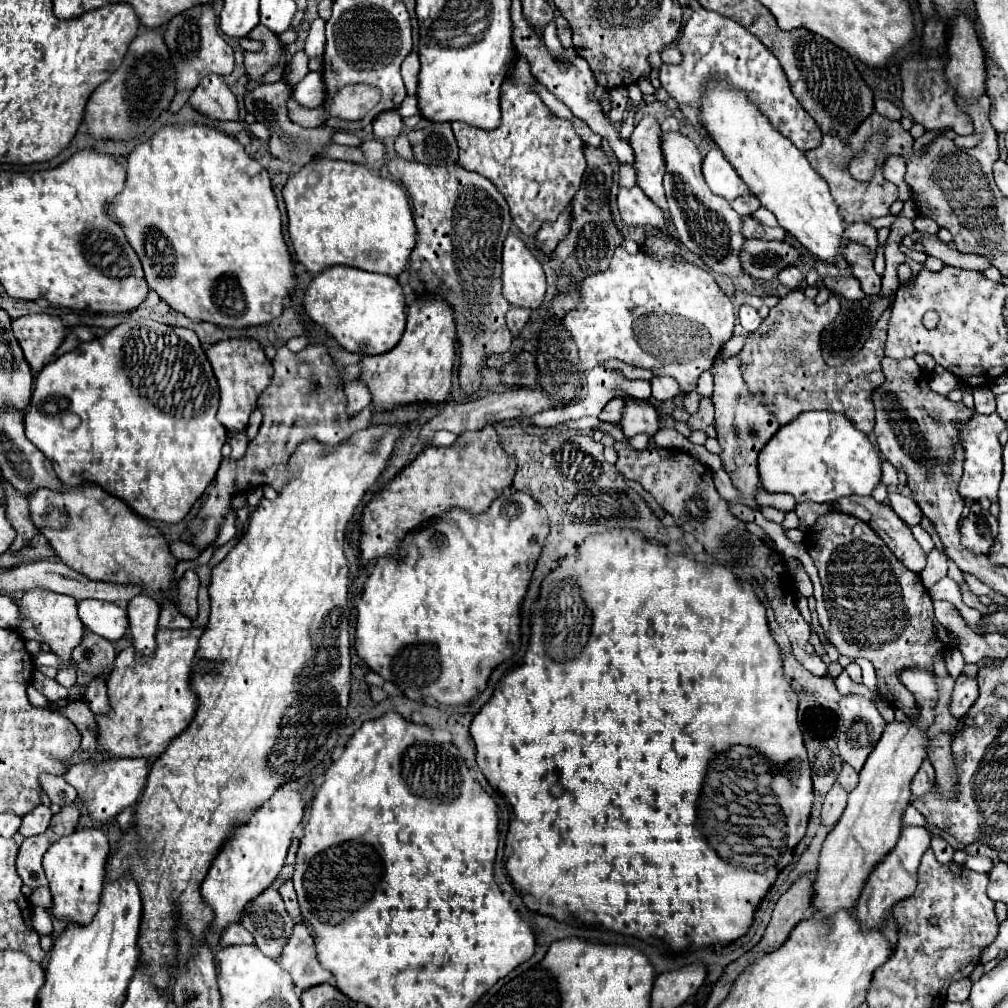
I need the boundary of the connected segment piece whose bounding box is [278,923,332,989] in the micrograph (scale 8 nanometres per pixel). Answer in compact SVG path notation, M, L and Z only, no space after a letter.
M304 923L294 925L278 963L292 975L292 983L298 989L308 989L332 979L330 971L326 971L316 959L314 939Z

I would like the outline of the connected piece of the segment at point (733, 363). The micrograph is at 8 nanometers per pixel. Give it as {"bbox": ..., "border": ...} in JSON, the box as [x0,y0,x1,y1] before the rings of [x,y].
{"bbox":[712,355,780,509],"border":[[[738,355],[734,357],[726,357],[714,359],[714,395],[712,395],[712,403],[716,409],[716,419],[714,419],[714,427],[716,427],[716,439],[722,447],[720,451],[720,459],[722,459],[722,467],[728,473],[732,485],[738,489],[740,499],[746,507],[754,507],[760,509],[760,505],[756,503],[756,491],[758,491],[758,453],[762,451],[762,447],[766,445],[766,441],[778,431],[780,423],[776,419],[776,415],[766,407],[764,399],[760,399],[760,395],[750,393],[744,379],[742,379],[742,363],[738,359]]]}

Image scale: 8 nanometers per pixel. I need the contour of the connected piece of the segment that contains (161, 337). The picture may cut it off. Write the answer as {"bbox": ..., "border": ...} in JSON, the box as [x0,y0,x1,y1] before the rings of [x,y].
{"bbox":[24,321,228,523],"border":[[[152,321],[152,325],[120,323],[118,327],[110,329],[102,337],[96,337],[88,343],[80,343],[74,351],[48,363],[38,373],[36,383],[34,383],[32,401],[24,415],[24,425],[26,425],[26,437],[52,461],[58,479],[66,487],[76,487],[80,483],[96,483],[110,495],[116,495],[118,499],[128,503],[128,507],[144,519],[154,519],[154,521],[162,521],[162,523],[180,523],[188,515],[188,511],[194,507],[194,503],[204,495],[208,483],[216,477],[216,471],[222,461],[220,451],[222,451],[222,445],[226,443],[228,431],[216,419],[218,399],[220,399],[220,395],[218,395],[216,377],[212,373],[212,367],[206,359],[206,353],[202,349],[200,341],[198,341],[198,335],[194,331],[182,329],[182,327],[166,327],[166,325],[160,325],[154,321]]]}

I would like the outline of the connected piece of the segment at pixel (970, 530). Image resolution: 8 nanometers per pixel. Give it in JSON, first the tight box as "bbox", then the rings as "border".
{"bbox":[960,501,998,555],"border":[[[974,501],[970,505],[966,519],[960,525],[960,535],[962,535],[964,547],[974,553],[986,555],[994,543],[996,533],[998,533],[996,517],[988,509],[982,509],[982,505],[978,501]]]}

